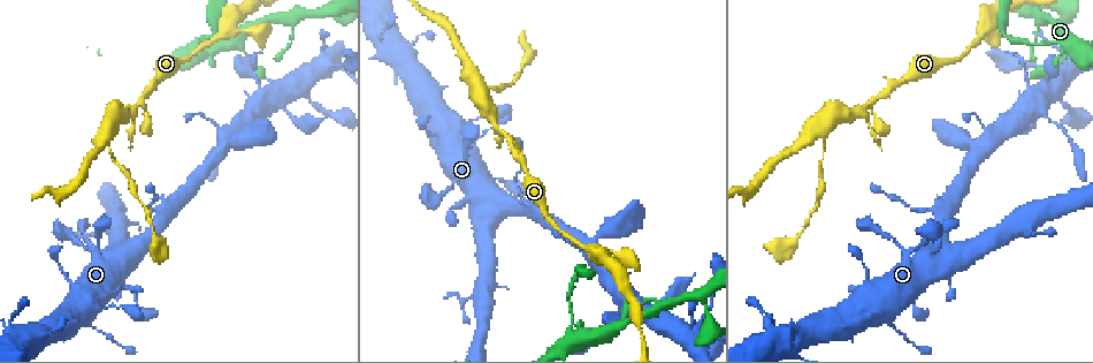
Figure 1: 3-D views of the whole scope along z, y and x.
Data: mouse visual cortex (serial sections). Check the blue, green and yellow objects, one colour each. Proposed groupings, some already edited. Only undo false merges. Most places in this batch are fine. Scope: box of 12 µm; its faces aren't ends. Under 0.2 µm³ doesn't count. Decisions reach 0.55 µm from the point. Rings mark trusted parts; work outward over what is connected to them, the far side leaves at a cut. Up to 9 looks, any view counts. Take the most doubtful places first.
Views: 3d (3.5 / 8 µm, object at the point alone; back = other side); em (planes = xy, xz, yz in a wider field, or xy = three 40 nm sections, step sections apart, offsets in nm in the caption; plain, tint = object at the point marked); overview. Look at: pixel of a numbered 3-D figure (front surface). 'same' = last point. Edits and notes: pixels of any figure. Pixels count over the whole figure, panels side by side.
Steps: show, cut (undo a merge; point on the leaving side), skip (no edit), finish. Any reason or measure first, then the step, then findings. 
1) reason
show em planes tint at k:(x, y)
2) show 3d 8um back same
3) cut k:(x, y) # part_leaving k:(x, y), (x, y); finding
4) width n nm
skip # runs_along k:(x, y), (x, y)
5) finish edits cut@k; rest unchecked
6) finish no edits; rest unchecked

show 3d 3.5um at 1:(825, 135)

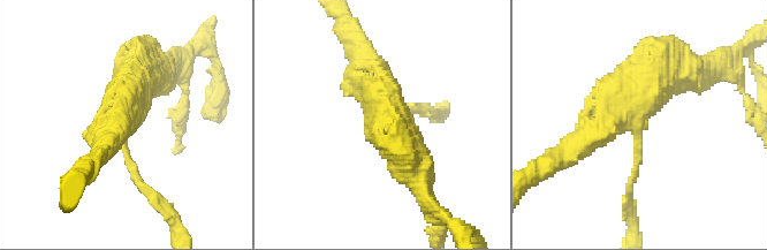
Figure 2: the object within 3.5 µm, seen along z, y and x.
shape alone is not enough
show em xy step 3 tint at 2:(636, 122)

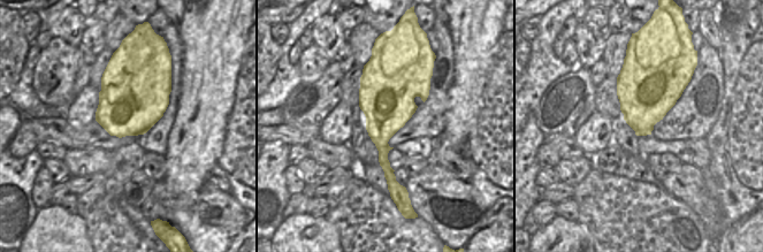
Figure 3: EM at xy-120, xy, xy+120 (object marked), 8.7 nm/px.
cut it another way
show em xy step 2 tint same

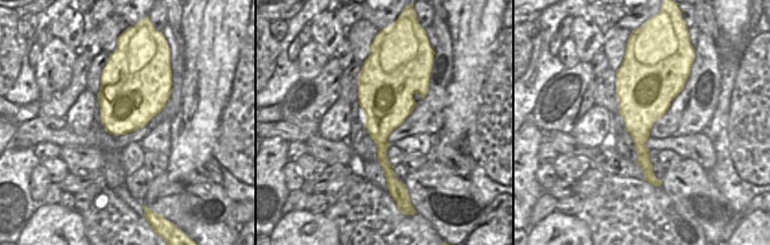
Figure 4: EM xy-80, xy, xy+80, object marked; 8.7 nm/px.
skip # runs_along 2:(685, 70), (582, 141); one cell here

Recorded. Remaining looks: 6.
show 3d 3.5um back at 1:(1041, 110)

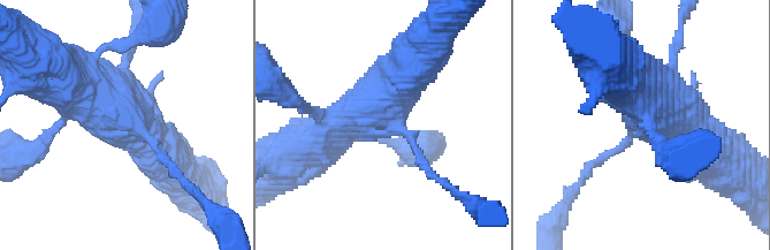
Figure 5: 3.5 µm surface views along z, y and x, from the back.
shape alone is not enough
show em planes plain at 5:(394, 120)

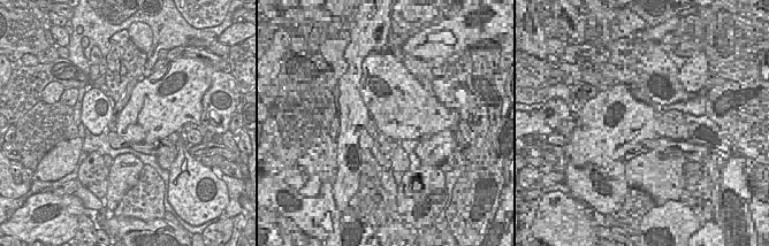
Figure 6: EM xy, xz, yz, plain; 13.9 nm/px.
where the object lies
show em planes tint same

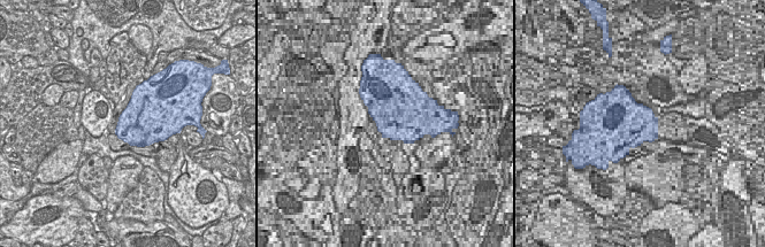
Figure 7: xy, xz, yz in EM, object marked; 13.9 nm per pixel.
skip # one cell here

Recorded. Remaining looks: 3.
four-way junction
show 3d 8um at 1:(697, 330)

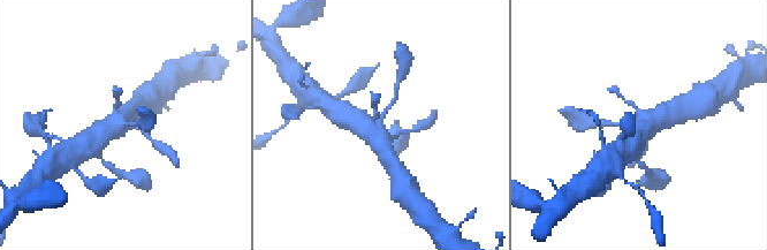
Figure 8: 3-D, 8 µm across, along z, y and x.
show em xy step 3 tint at 8:(379, 124)

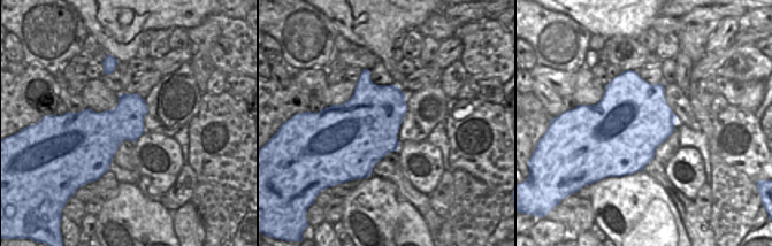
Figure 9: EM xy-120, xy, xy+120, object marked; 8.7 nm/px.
skip # all the same cell

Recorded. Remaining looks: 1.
finish no edits; rest unchecked

